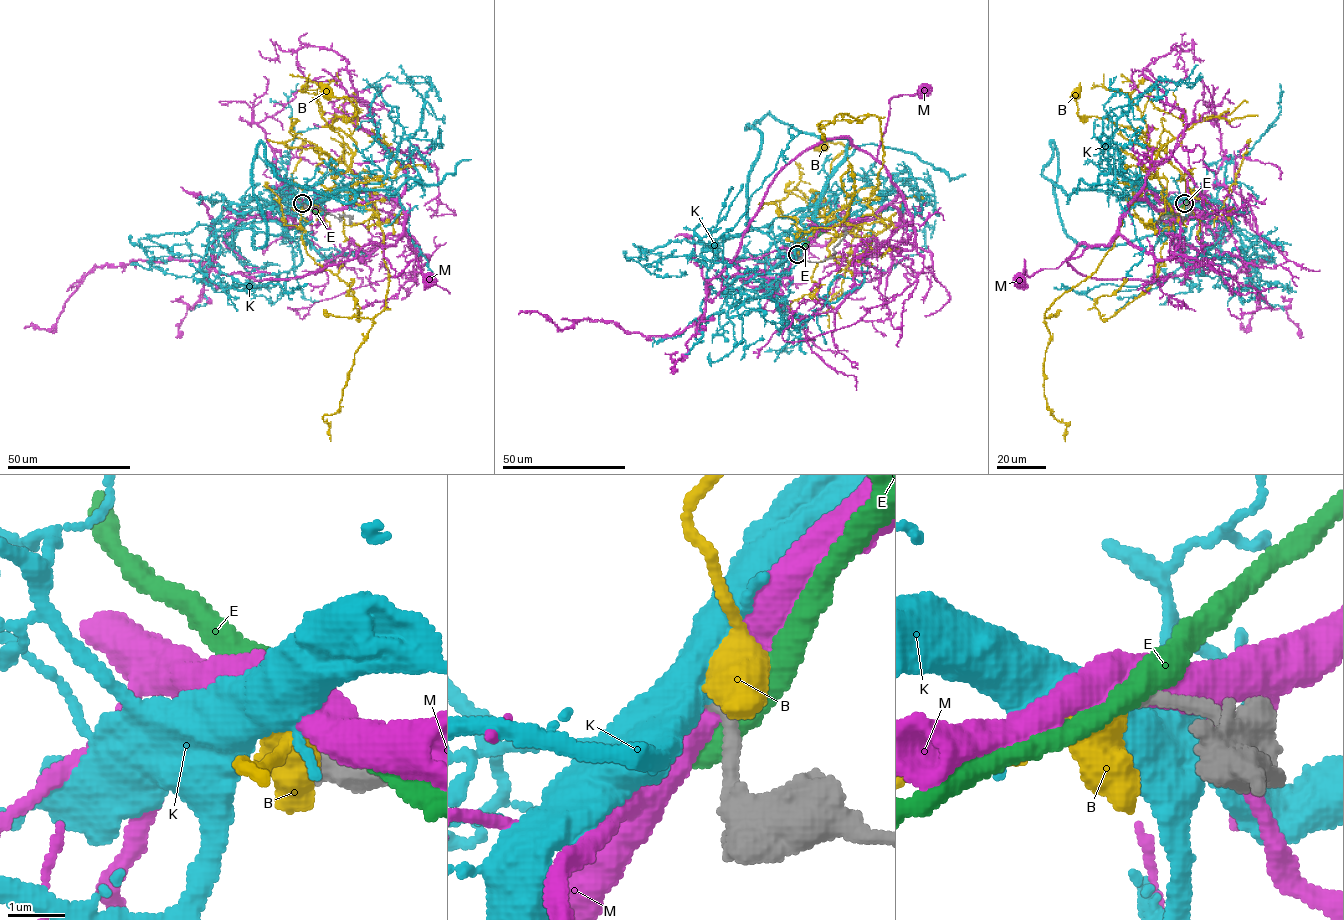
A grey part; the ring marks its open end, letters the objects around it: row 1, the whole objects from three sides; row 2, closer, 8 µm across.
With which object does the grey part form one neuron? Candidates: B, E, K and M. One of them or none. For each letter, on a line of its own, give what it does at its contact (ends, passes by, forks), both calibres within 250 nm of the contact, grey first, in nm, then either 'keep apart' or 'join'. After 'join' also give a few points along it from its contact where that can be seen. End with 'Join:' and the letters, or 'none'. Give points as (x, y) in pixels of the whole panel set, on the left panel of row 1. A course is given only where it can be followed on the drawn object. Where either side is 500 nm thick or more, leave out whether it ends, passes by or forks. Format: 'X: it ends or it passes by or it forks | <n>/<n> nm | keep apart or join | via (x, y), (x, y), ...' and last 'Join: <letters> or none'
B: 240/600 nm | keep apart
E: it passes by | 300/460 nm | keep apart
K: 280/600 nm | keep apart
M: 280/600 nm | keep apart
Join: none

